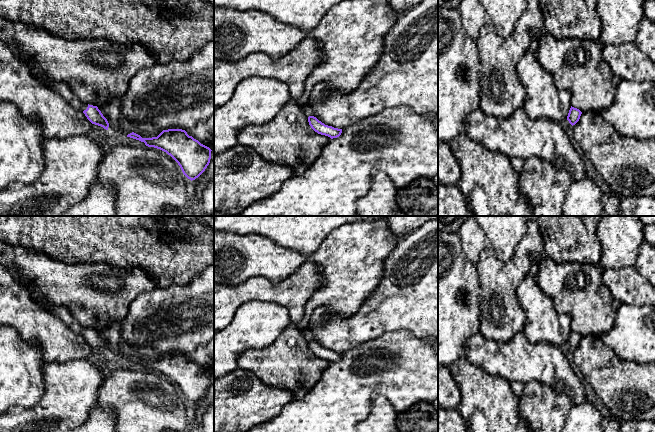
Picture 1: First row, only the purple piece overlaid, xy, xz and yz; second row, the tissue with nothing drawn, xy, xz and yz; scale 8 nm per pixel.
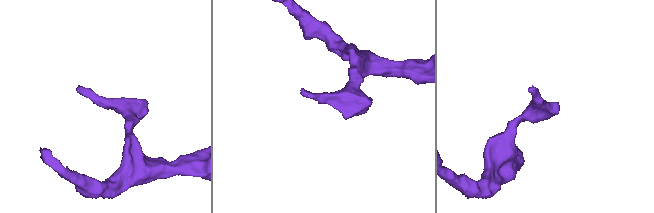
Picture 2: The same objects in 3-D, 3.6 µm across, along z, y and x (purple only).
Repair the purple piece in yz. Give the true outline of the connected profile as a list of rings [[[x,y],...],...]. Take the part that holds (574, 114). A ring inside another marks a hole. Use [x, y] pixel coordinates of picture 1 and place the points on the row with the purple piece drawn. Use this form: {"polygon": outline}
{"polygon": [[[571,106],[567,116],[567,120],[573,126],[579,121],[581,114],[582,112],[579,109]]]}

